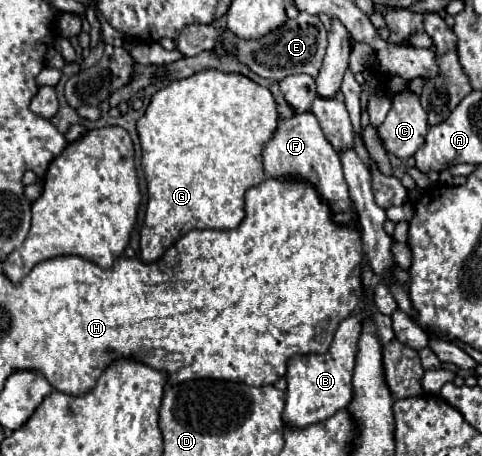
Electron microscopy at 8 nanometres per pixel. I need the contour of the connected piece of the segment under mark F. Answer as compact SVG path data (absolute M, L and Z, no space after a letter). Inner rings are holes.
M295 113L293 117L279 121L277 131L263 149L263 167L269 177L301 177L315 183L321 197L331 205L335 213L335 221L351 223L351 219L355 217L347 183L343 179L339 153L323 135L321 125L313 113Z

